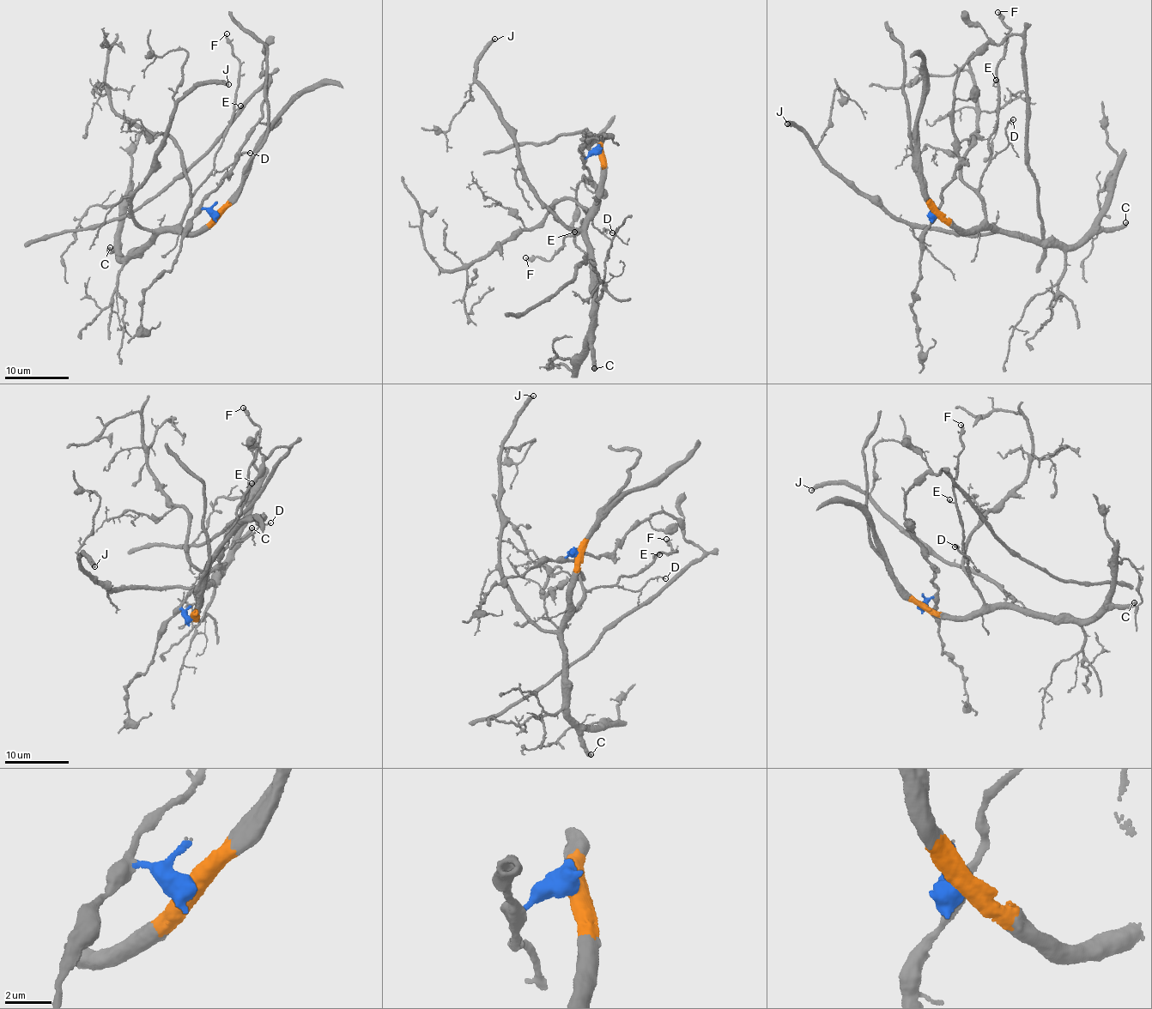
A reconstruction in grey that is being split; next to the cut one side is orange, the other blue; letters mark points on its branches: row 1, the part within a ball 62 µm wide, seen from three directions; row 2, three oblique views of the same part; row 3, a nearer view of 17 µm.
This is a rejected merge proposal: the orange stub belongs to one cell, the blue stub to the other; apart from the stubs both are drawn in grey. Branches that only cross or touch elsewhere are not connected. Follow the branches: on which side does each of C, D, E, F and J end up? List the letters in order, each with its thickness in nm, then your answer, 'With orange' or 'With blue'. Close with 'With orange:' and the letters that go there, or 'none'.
C: Thickness 440 nm. With orange
D: Thickness 130 nm. With orange
E: Thickness 110 nm. With orange
F: Thickness 260 nm. With orange
J: Thickness 360 nm. With orange
With orange: C, D, E, F, J

